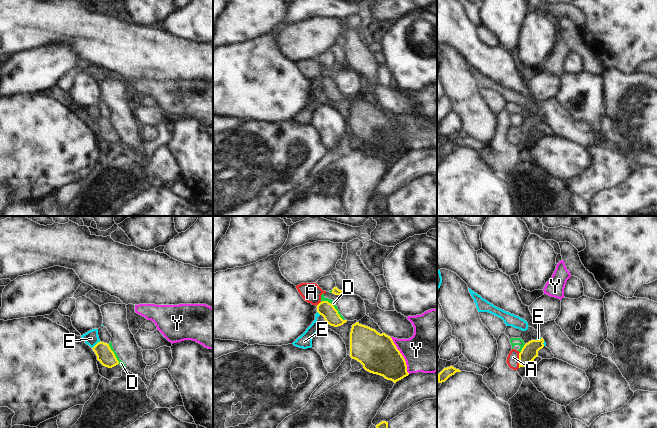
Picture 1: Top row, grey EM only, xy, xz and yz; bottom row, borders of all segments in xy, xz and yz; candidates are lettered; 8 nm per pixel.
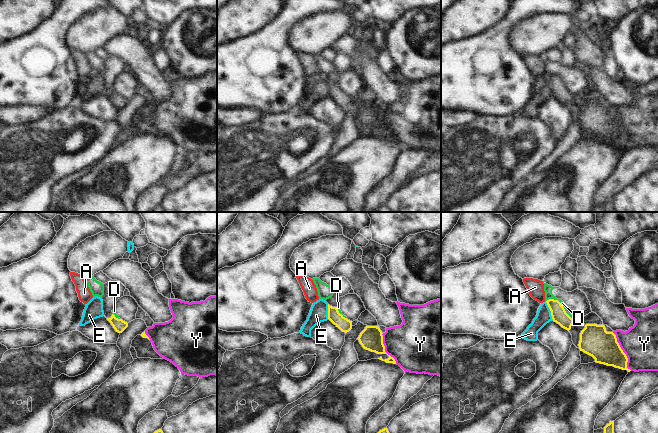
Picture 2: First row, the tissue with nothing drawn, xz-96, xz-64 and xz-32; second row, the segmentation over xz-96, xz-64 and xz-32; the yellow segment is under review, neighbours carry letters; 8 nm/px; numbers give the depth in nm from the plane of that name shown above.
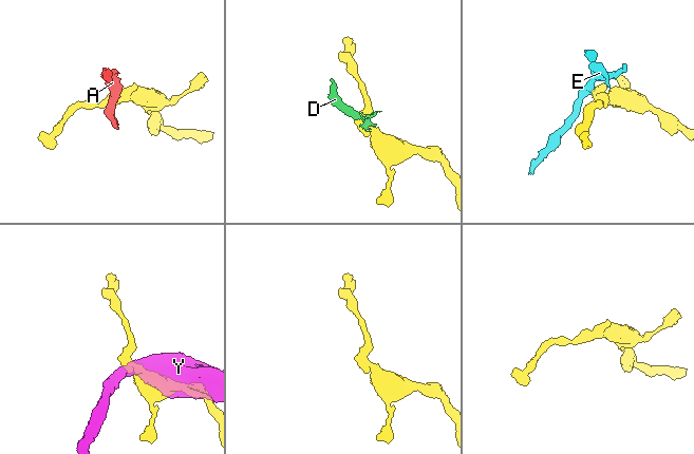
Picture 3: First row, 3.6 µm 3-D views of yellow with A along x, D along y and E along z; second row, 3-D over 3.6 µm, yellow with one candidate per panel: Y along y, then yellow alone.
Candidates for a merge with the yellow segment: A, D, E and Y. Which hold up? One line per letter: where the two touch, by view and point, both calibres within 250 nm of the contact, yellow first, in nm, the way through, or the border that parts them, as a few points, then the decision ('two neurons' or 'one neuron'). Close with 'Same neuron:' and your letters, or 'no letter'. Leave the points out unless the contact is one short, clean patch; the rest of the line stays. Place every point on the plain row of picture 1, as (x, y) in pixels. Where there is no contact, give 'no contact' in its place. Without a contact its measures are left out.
A: contact yz (519, 136); calibres 140 and 100 nm; way yz (529, 128), (519, 136), (513, 133); one neuron
D: contact xz (334, 83); calibres 120 and 40 nm; border xz (321, 77), (330, 79), (344, 96); two neurons
E: contact xy (96, 120); calibres 140 and 120 nm; border xy (100, 117), (92, 124); two neurons
Y: contact xz (401, 131); calibres 320 and 380 nm; two neurons
Same neuron: A

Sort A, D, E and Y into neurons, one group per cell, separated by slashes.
A / D / E / Y

